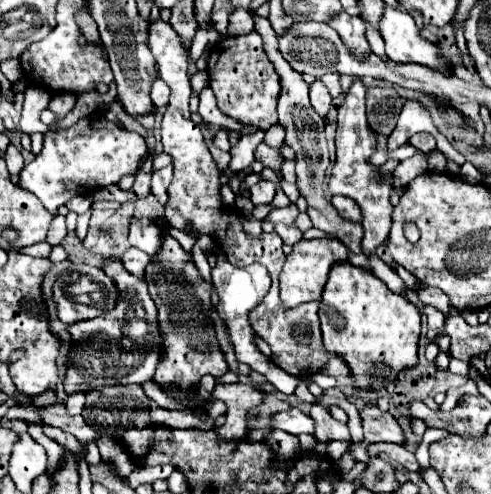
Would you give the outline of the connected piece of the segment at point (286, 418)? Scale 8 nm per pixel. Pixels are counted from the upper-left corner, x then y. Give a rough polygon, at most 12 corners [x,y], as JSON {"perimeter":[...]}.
{"perimeter":[[299,409],[271,415],[271,427],[291,435],[313,433],[315,425]]}

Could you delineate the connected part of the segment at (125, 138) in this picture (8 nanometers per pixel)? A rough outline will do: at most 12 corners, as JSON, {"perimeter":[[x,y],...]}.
{"perimeter":[[97,111],[45,135],[19,185],[57,215],[135,173],[147,145]]}

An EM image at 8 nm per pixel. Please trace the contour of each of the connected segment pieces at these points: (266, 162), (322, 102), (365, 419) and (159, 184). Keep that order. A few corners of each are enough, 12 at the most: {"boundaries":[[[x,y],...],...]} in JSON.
{"boundaries":[[[261,141],[255,159],[263,167],[279,173],[283,165],[281,147]],[[321,79],[311,85],[309,97],[321,117],[331,107],[331,95]],[[367,403],[361,411],[365,441],[403,443],[391,413]],[[172,164],[153,174],[153,193],[161,205],[169,201]]]}

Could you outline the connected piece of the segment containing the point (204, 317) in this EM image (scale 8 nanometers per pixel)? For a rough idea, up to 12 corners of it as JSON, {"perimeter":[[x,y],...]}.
{"perimeter":[[167,233],[145,271],[159,311],[161,387],[227,371],[211,283]]}

